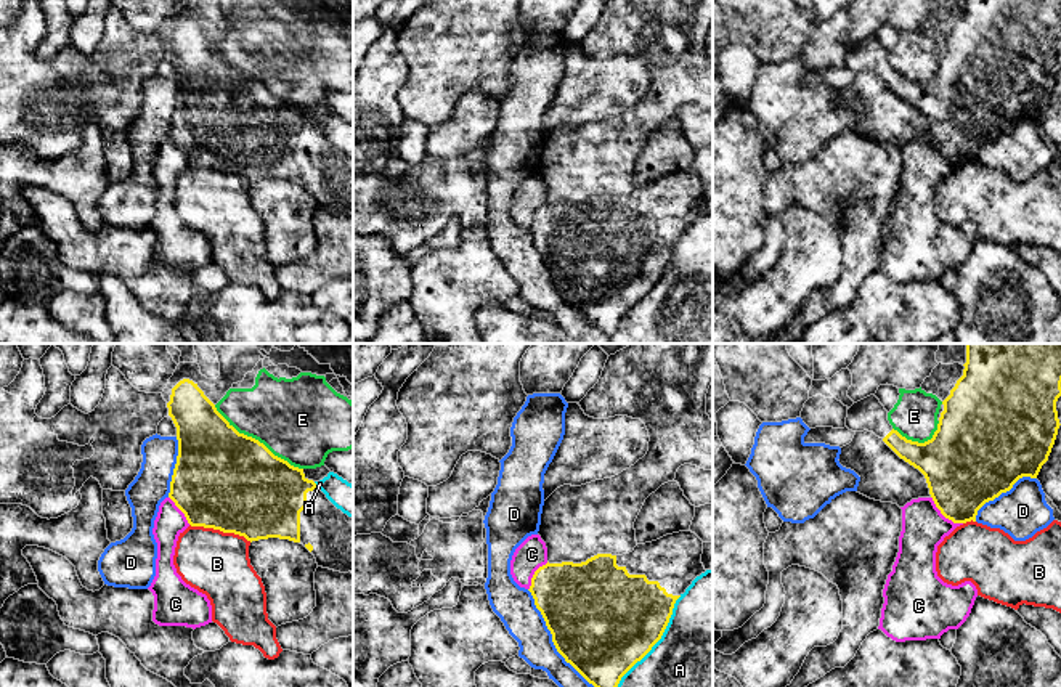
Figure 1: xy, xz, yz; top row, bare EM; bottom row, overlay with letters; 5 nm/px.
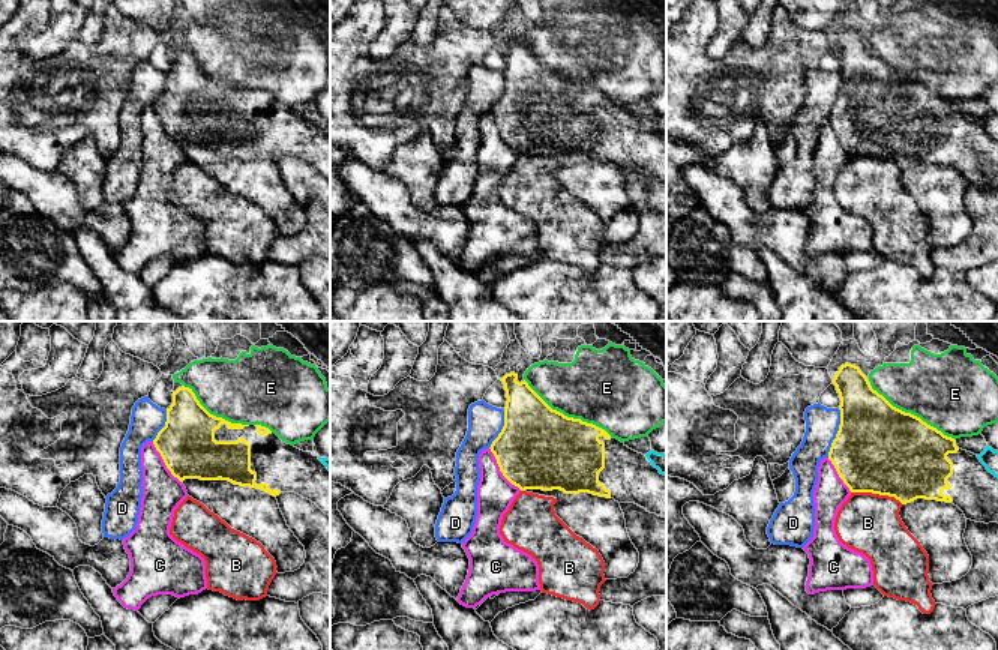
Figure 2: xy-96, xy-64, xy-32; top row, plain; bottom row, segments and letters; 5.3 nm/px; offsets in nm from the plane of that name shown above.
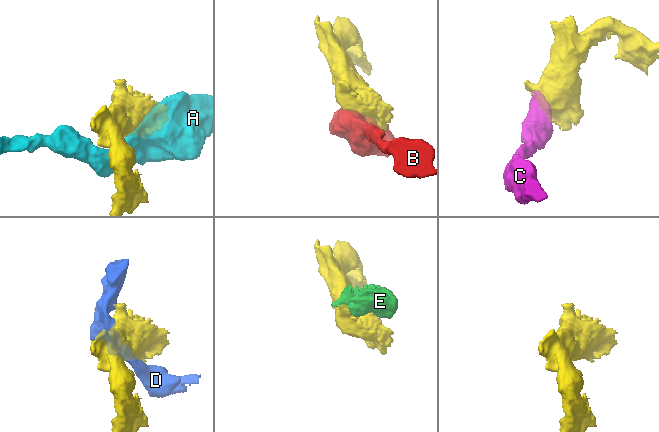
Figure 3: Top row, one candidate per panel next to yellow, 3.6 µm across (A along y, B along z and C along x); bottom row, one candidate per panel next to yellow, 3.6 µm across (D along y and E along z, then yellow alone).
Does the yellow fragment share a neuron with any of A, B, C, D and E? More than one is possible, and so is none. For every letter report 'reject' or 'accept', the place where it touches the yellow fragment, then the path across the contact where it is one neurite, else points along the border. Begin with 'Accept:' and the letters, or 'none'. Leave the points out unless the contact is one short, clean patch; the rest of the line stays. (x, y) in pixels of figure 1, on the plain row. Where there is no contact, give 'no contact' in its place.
Accept: none
A: reject; meets yellow in xz at (654, 284)
B: reject; meets yellow in xy at (220, 170)
C: reject; meets yellow in yz at (944, 156); border along yz (931, 137), (936, 148), (946, 158), (962, 164)
D: reject; meets yellow in xz at (556, 288)
E: reject; meets yellow in xy at (257, 81)

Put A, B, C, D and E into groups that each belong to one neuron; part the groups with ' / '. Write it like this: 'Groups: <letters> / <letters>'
Groups: A / B / C E / D

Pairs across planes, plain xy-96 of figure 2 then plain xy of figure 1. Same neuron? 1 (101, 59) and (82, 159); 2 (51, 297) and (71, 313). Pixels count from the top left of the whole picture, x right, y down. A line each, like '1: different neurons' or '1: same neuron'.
1: different neurons
2: different neurons

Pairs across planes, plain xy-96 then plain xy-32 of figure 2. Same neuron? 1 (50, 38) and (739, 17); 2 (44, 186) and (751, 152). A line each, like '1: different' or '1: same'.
1: same
2: different

